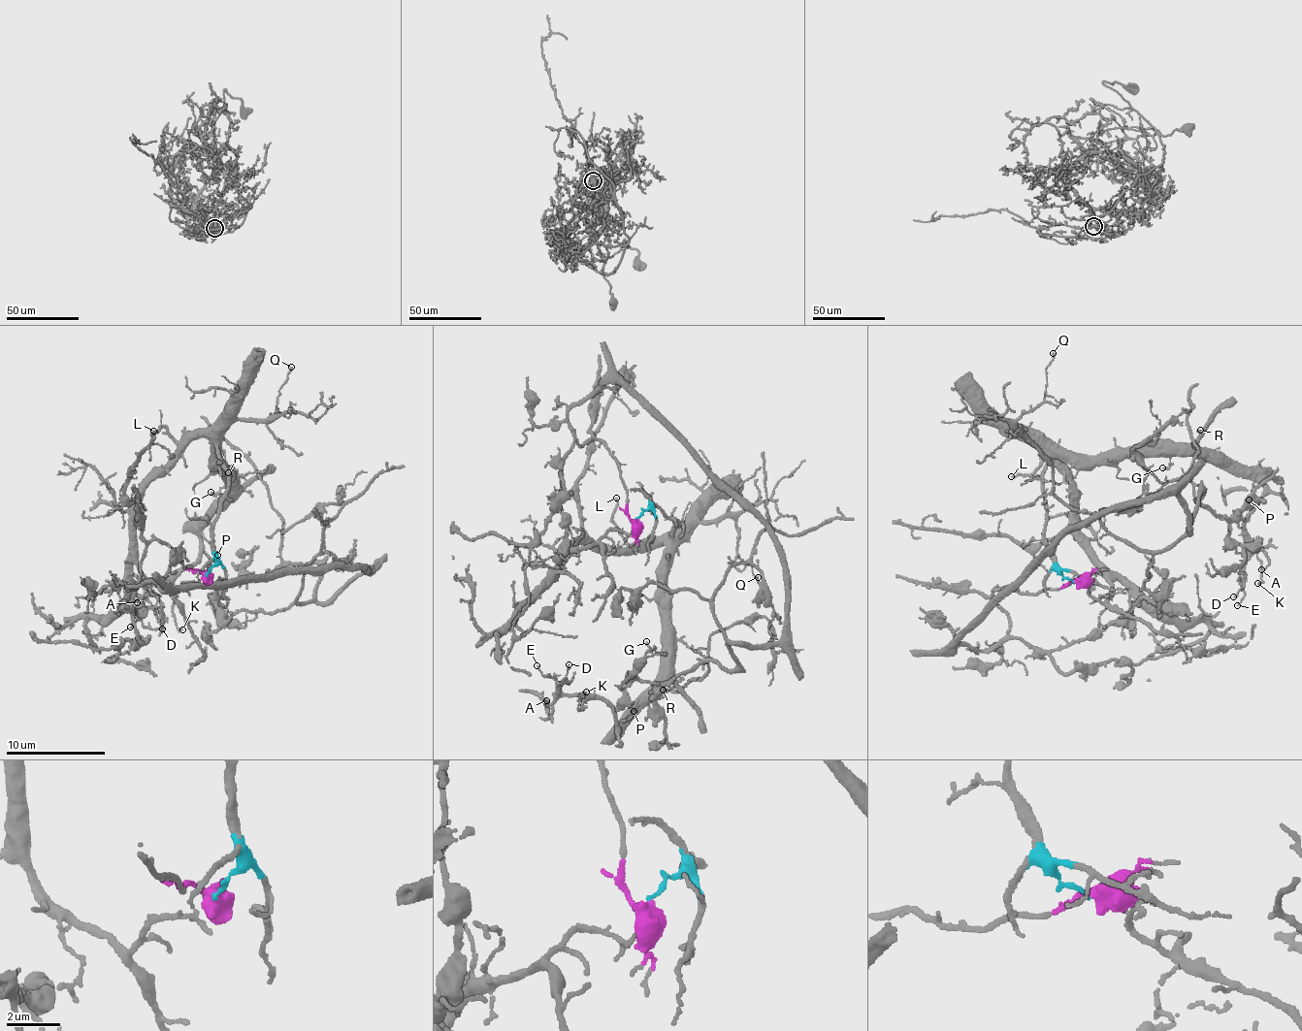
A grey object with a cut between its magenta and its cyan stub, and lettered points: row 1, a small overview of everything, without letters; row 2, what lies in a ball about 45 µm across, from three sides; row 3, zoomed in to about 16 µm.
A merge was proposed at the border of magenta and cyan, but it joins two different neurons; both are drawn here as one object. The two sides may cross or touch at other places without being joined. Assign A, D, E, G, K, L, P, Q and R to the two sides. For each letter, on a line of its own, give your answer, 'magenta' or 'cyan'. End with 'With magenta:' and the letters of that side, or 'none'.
A: cyan
D: cyan
E: cyan
G: cyan
K: cyan
L: cyan
P: cyan
Q: cyan
R: cyan
With magenta: none

